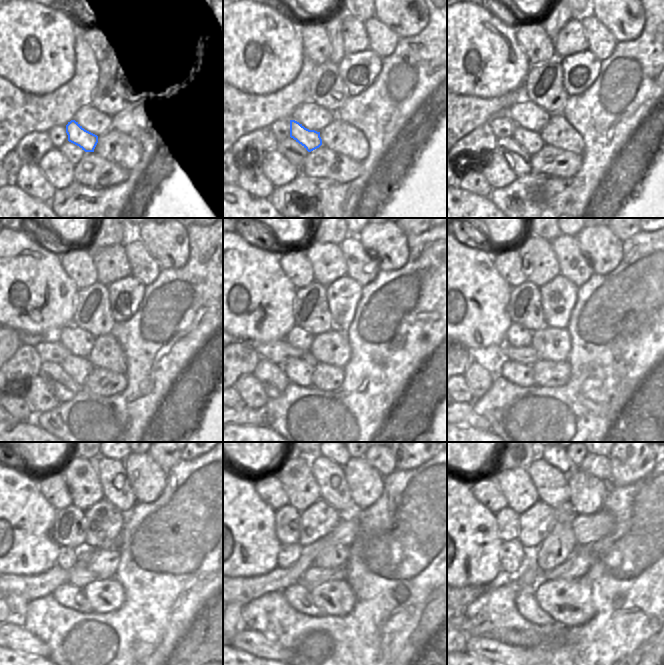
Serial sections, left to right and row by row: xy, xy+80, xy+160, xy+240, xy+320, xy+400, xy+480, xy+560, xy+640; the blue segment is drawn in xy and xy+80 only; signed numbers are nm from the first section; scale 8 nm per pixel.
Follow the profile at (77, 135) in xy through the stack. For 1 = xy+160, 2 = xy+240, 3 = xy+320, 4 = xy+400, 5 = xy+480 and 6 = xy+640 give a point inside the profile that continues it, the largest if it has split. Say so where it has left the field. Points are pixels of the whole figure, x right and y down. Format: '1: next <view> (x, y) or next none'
1: next xy+160 (531, 141)
2: next xy+240 (79, 368)
3: next xy+320 (300, 371)
4: next xy+400 (521, 374)
5: next xy+480 (69, 595)
6: next xy+640 (526, 603)

